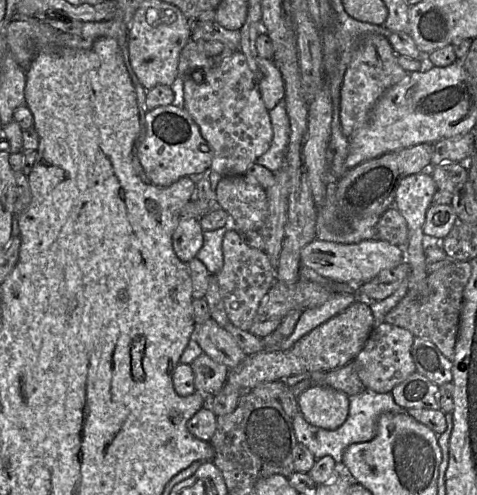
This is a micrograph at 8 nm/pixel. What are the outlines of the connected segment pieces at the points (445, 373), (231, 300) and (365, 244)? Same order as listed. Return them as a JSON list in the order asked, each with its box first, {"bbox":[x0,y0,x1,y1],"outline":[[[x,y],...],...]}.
[{"bbox":[411,337,452,386],"outline":[[[415,337],[411,354],[416,371],[436,385],[441,386],[452,381],[452,362],[430,340]]]},{"bbox":[216,228,276,331],"outline":[[[233,228],[226,231],[222,249],[223,267],[216,277],[224,307],[229,320],[236,327],[249,331],[263,298],[276,281],[276,268],[264,251],[248,246]]]},{"bbox":[300,239,405,285],"outline":[[[316,239],[305,246],[300,254],[301,265],[312,269],[318,275],[332,281],[357,285],[373,280],[382,271],[395,268],[405,260],[404,248],[379,239],[364,240],[354,244]]]}]

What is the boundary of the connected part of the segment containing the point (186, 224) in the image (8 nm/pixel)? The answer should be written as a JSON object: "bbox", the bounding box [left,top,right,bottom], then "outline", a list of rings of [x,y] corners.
{"bbox":[173,217,203,263],"outline":[[[182,217],[173,234],[173,249],[177,257],[188,263],[203,246],[203,229],[199,219],[192,217]]]}

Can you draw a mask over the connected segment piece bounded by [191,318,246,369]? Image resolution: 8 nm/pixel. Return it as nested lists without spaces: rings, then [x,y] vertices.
[[[213,318],[195,323],[191,337],[198,342],[206,355],[229,369],[237,367],[246,357],[234,338]]]

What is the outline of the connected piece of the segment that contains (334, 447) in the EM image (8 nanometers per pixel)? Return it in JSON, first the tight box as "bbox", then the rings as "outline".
{"bbox":[292,388,406,468],"outline":[[[366,388],[363,392],[349,397],[349,414],[346,421],[335,430],[326,430],[309,424],[298,408],[297,414],[292,418],[292,425],[299,443],[306,446],[317,459],[331,456],[342,468],[343,453],[345,449],[355,443],[372,440],[377,433],[377,423],[380,415],[384,413],[406,412],[395,403],[391,392],[378,393]]]}

